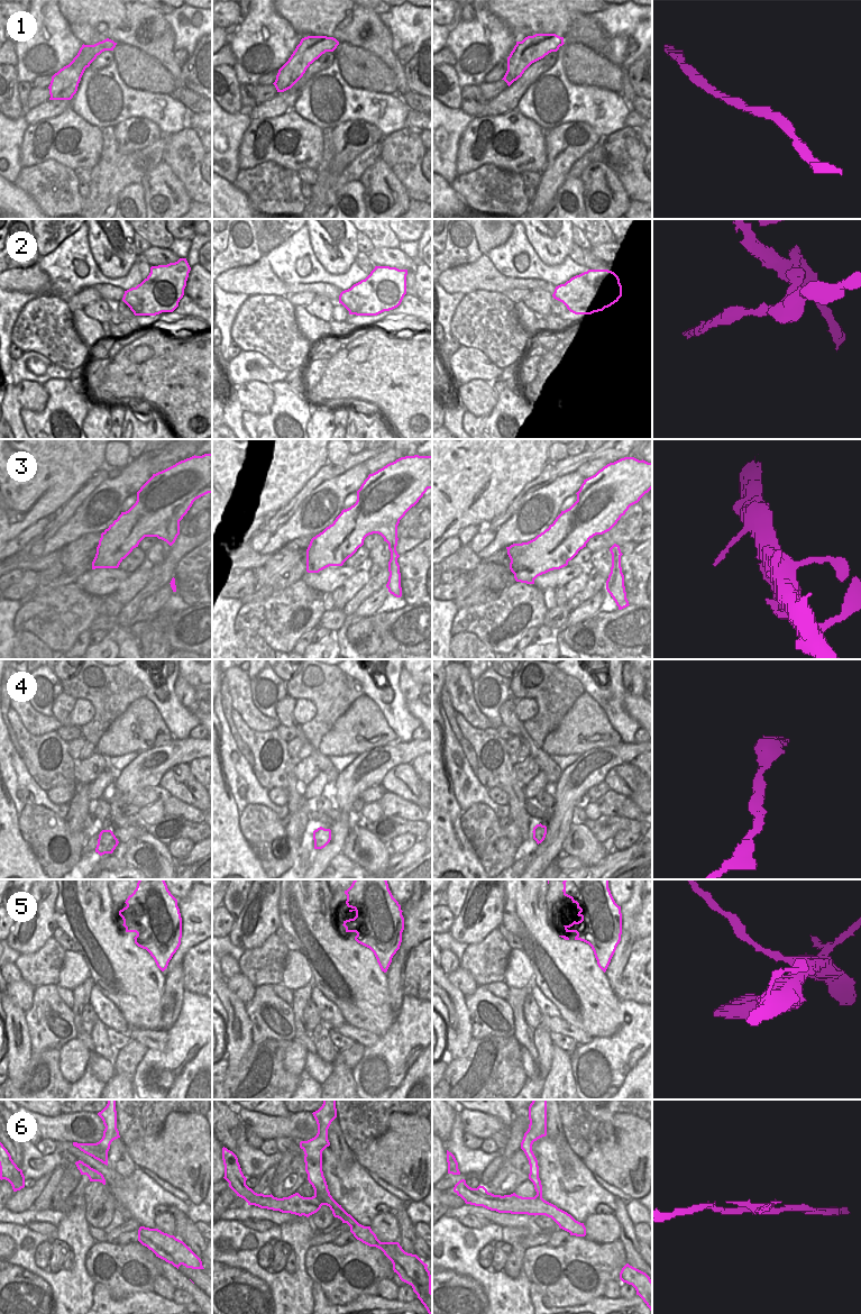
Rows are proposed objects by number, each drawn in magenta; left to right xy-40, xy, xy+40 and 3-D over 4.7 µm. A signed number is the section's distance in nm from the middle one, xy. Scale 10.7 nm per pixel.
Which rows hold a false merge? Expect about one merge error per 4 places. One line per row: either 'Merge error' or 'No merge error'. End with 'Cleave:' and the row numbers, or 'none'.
1: No merge error
2: Merge error
3: No merge error
4: No merge error
5: No merge error
6: No merge error
Cleave: 2.

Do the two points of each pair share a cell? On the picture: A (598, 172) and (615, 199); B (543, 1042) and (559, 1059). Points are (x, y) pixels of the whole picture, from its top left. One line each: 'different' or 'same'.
A: same
B: different

